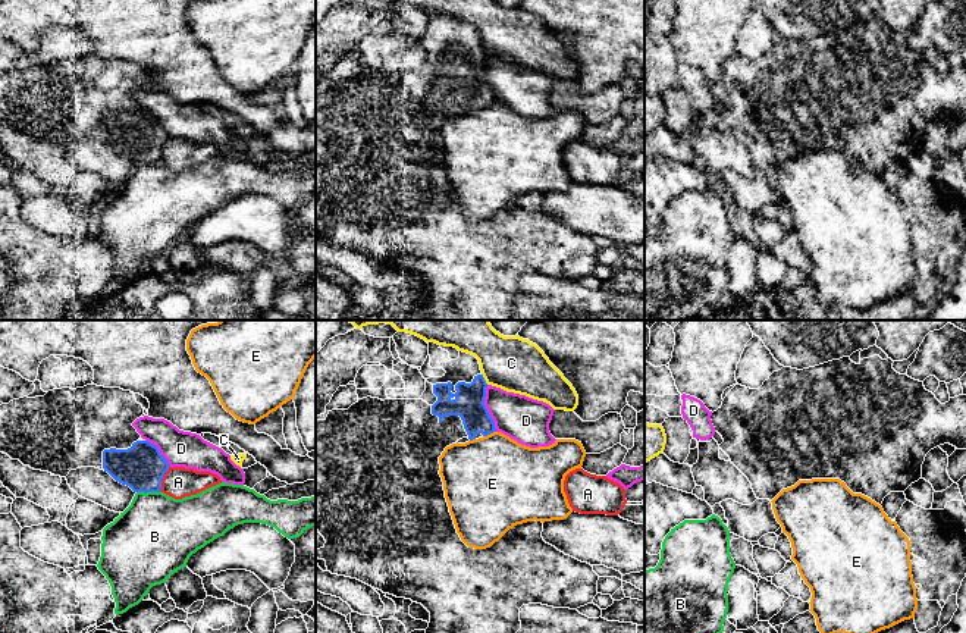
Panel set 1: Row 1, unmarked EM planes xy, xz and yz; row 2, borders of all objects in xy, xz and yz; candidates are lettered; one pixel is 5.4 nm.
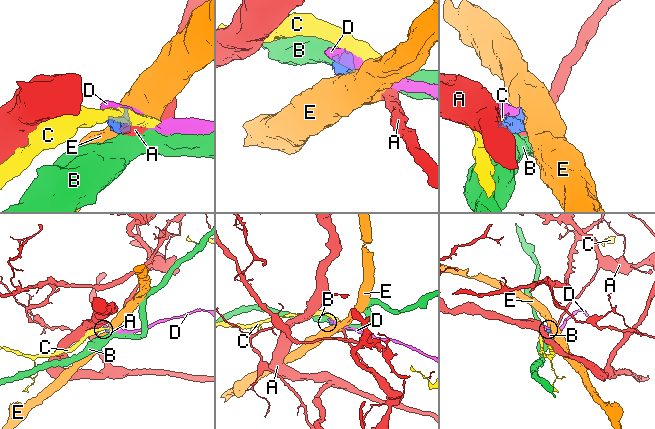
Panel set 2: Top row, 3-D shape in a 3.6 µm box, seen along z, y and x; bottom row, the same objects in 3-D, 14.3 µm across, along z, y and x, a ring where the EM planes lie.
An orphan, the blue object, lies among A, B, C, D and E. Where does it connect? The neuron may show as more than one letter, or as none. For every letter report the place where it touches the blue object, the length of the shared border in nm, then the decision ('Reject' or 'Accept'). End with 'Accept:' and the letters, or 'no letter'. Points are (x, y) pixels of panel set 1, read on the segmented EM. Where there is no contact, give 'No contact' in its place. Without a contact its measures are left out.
A: Touches blue at xy (162, 478). Shared border 160 nm. Reject
B: Touches blue at xy (149, 491). Shared border 130 nm. Reject
C: Touches blue at xz (483, 379). Shared border 70 nm. Reject
D: Touches blue at xz (486, 409). Shared border 260 nm. Reject
E: Touches blue at xz (489, 433). Shared border 80 nm. Reject
Accept: no letter

